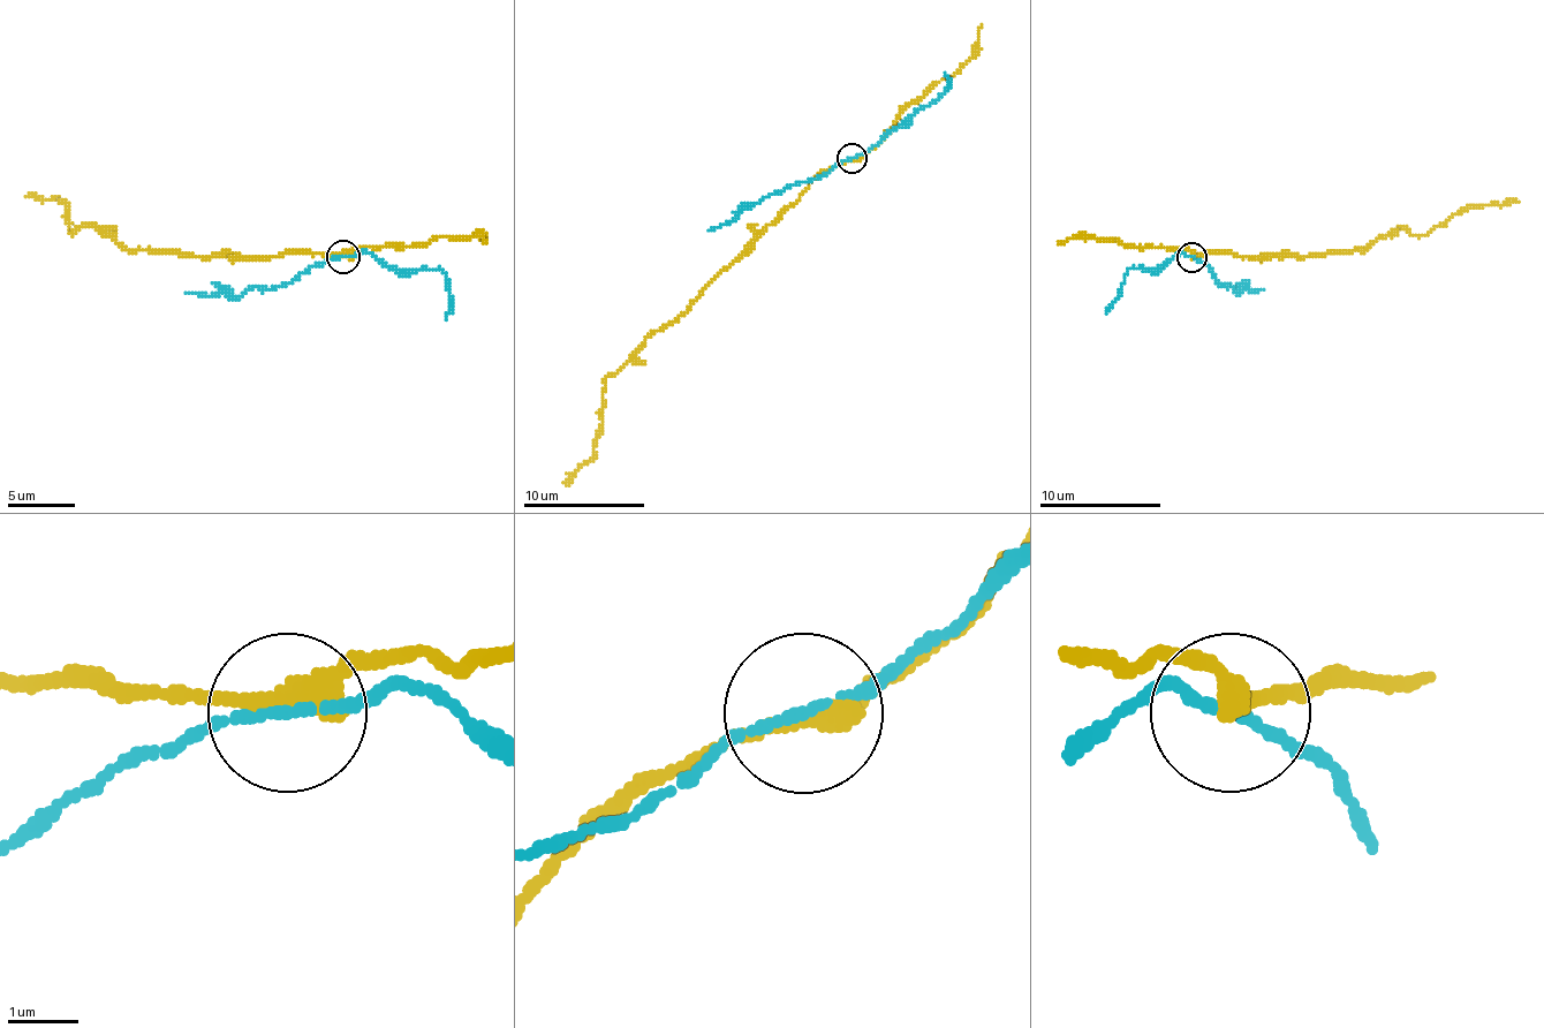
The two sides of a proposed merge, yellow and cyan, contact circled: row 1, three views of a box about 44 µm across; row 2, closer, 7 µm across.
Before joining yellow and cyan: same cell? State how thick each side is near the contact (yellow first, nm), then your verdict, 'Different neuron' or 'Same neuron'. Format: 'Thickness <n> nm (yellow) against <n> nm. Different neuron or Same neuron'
Thickness 320 nm (yellow) against 120 nm. Different neuron

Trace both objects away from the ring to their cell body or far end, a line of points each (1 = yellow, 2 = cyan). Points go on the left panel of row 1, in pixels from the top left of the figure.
1: (342, 256), (126, 249), (92, 226), (72, 233), (68, 210), (59, 199), (25, 196)
2: (342, 256), (272, 289), (252, 286), (232, 296), (186, 293)

